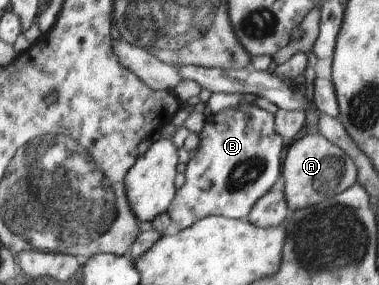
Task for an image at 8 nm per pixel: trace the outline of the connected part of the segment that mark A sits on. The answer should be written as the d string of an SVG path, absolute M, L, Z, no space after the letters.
M308 133L301 139L292 141L285 150L287 155L283 161L281 177L289 211L313 207L325 201L329 195L337 195L341 191L348 190L357 182L357 167L353 159L319 133Z

